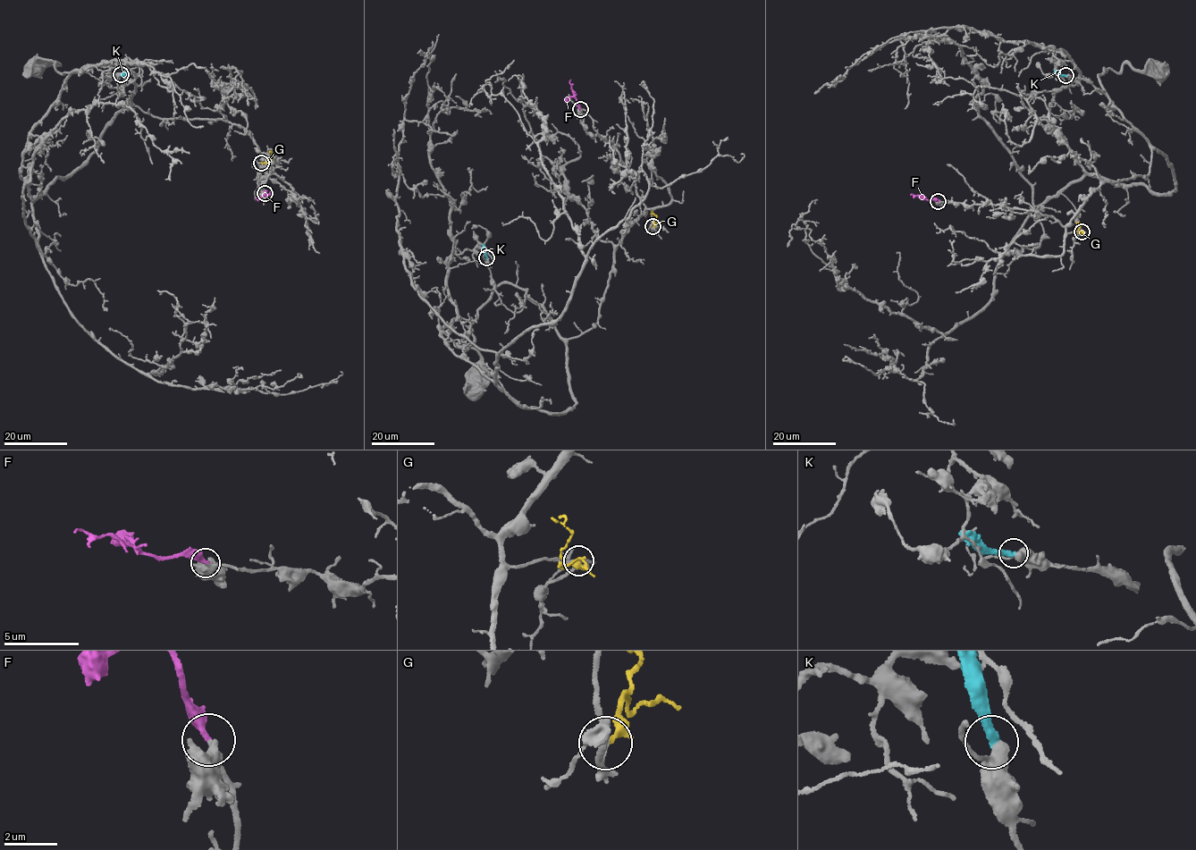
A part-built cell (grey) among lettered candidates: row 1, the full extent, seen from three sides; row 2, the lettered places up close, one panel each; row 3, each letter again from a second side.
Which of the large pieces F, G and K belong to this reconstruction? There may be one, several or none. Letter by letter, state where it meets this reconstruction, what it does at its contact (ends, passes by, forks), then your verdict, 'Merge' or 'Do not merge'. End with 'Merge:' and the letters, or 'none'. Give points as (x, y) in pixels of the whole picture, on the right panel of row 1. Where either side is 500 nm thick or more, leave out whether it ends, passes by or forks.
F: Touches grey at (938, 201). It ends there. Merge
G: Touches grey at (1082, 231). It ends there. Do not merge
K: Touches grey at (1065, 75). It ends there. Do not merge
Merge: F

